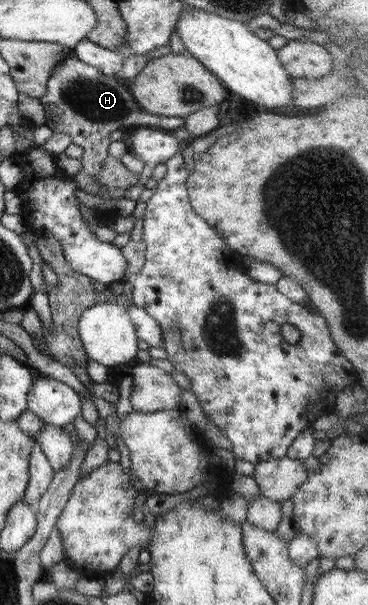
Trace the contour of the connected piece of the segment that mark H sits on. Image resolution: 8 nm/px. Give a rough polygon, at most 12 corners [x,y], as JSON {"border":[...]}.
{"border":[[75,56],[57,64],[46,123],[84,149],[97,175],[110,133],[174,132],[185,120],[148,113],[127,83]]}

